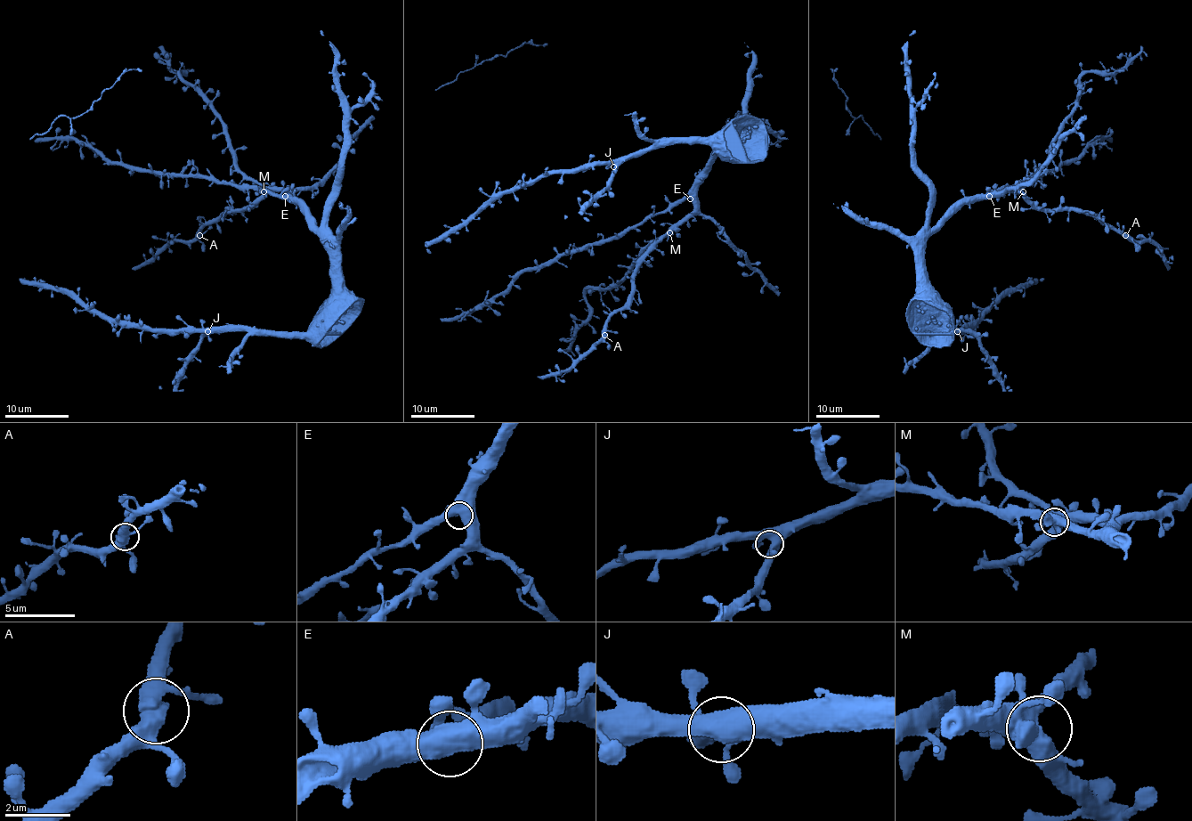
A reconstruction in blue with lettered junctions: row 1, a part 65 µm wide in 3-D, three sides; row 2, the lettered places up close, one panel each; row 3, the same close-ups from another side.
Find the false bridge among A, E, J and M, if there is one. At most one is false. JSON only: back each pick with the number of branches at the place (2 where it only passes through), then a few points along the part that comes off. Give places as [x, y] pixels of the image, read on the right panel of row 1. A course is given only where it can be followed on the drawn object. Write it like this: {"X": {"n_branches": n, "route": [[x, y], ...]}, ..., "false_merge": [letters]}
{"false_merge": []}

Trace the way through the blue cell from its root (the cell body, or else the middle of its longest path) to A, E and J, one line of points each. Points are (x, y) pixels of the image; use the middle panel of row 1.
A: (655, 142), (730, 142), (737, 133), (703, 173), (695, 208), (639, 263), (634, 293), (610, 317), (605, 335)
E: (655, 142), (730, 142), (737, 133), (727, 137), (722, 149), (703, 173), (696, 192), (690, 199)
J: (655, 142), (648, 149), (628, 155), (613, 166)

